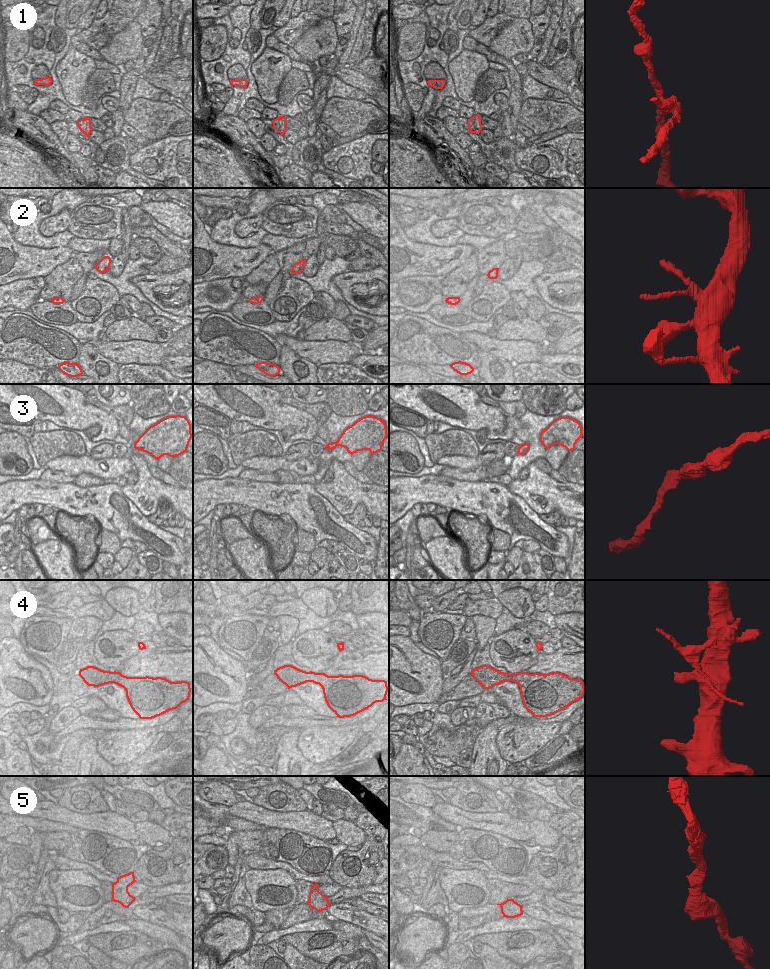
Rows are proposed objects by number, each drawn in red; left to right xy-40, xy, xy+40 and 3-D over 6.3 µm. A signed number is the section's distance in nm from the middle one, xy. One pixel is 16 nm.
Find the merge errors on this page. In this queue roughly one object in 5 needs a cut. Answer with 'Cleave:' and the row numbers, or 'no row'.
Cleave: 1

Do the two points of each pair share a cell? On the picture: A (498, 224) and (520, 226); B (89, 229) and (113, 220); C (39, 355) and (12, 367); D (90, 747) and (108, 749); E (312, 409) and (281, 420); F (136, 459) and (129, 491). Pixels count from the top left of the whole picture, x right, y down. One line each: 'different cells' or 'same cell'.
A: different cells
B: same cell
C: different cells
D: different cells
E: different cells
F: same cell

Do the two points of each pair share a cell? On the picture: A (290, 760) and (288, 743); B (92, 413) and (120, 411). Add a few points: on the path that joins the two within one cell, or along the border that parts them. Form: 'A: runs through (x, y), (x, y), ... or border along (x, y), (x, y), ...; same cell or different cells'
A: runs through (288, 756), (288, 747); same cell
B: border along (87, 402), (107, 411), (118, 421); different cells

